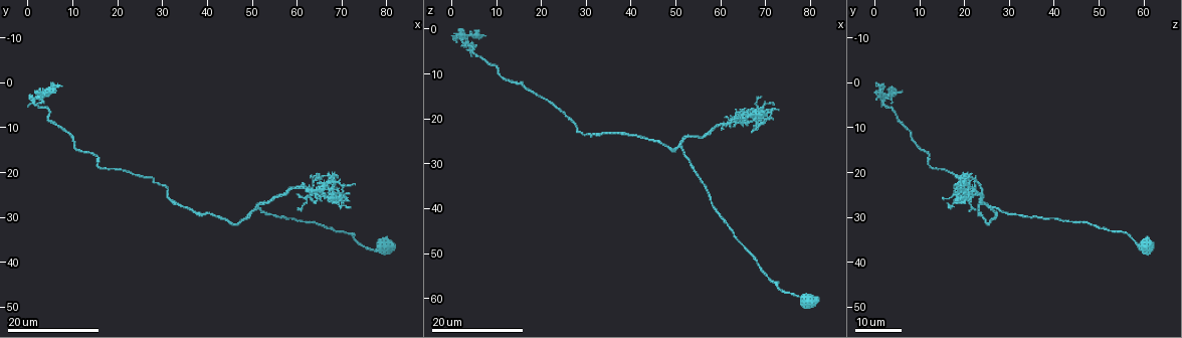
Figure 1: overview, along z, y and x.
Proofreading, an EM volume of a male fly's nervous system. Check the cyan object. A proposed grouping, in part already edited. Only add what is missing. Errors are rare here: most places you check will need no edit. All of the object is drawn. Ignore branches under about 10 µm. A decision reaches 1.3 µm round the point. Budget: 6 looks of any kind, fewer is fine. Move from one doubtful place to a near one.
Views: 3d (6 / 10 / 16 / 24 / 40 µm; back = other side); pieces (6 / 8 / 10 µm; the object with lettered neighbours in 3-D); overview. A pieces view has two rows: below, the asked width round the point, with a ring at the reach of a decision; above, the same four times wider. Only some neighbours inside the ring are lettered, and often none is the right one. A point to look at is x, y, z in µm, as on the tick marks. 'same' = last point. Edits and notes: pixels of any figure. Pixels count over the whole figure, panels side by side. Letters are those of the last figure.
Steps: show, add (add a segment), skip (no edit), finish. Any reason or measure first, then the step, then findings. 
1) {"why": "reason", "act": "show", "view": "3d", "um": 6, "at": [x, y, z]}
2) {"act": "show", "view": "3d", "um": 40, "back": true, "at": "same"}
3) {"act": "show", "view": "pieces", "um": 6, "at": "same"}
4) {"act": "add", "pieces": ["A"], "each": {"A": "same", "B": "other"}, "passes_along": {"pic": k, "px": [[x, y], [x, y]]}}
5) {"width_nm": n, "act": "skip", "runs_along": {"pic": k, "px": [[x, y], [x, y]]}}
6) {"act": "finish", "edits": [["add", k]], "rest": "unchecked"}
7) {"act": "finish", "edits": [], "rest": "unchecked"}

{"why": "branch stops here", "act": "show", "view": "3d", "um": 16, "at": [81.5, 36.5, 60.0]}

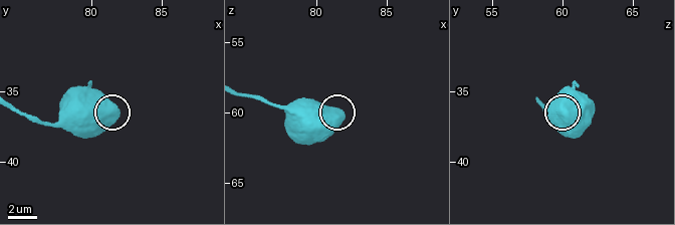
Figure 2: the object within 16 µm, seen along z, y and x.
{"act": "show", "view": "pieces", "um": 10, "at": [81.6, 36.4, 60.6]}

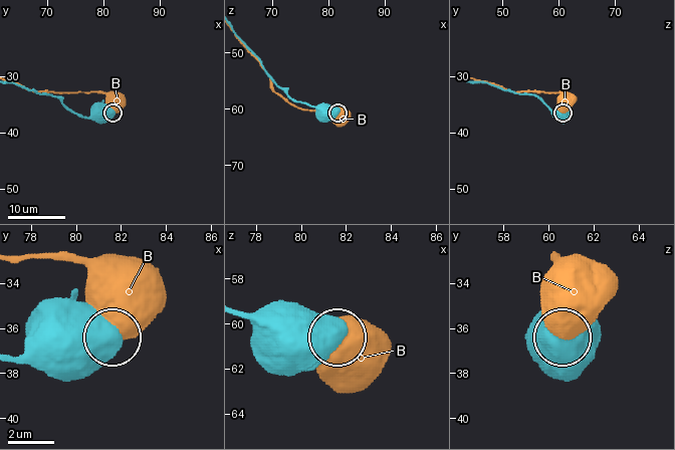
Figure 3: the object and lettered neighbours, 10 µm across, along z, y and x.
{"act": "skip", "each": {"B": "other"}, "runs_along": {"pic": 3, "px": [[33, 90], [56, 96], [89, 118], [111, 113]]}, "found": "none of them fits"}

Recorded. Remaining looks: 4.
{"why": "free end", "act": "show", "view": "3d", "um": 24, "at": [60.0, 25.5, 21.0]}

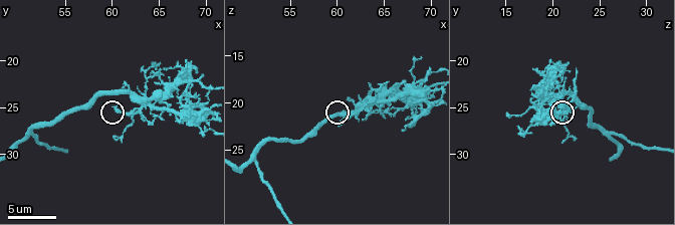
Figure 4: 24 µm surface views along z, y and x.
{"act": "show", "view": "3d", "um": 6, "at": [60.0, 24.8, 21.2]}

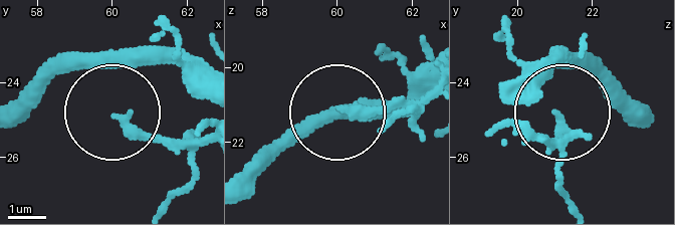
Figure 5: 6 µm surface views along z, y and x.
{"act": "show", "view": "pieces", "um": 10, "at": [60.10, 24.95, 21.10]}

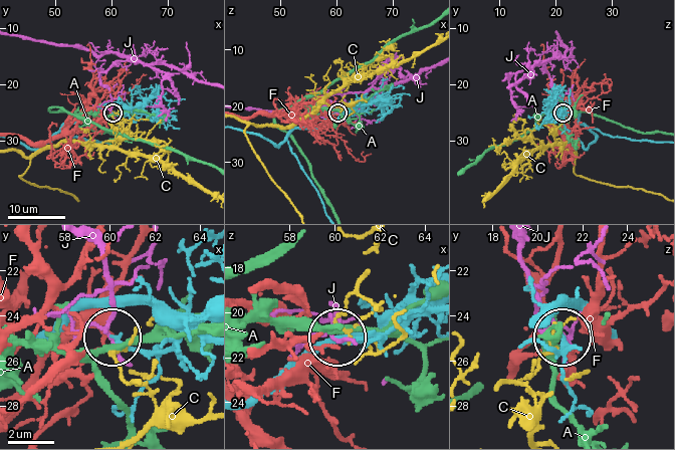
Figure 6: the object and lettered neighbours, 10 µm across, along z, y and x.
{"act": "skip", "each": {"A": "other", "C": "other", "F": "other", "J": "other"}, "found": "none of them fits"}

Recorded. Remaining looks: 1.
{"act": "finish", "edits": [], "rest": "unchecked"}

